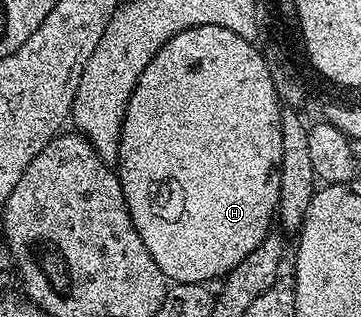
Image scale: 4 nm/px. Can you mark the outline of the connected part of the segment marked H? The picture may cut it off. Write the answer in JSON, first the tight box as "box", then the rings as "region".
{"box":[117,24,283,284],"region":[[[214,24],[195,26],[191,30],[183,30],[175,34],[175,38],[171,38],[171,42],[164,44],[159,54],[155,54],[155,58],[151,58],[147,70],[143,70],[127,106],[117,164],[121,189],[131,218],[135,222],[135,230],[139,230],[139,238],[143,238],[143,246],[151,250],[151,258],[155,258],[159,270],[163,270],[163,274],[170,281],[178,284],[205,284],[210,282],[209,280],[216,281],[218,278],[224,278],[236,264],[243,262],[243,258],[247,258],[247,254],[251,254],[251,250],[255,250],[255,246],[259,246],[259,242],[263,242],[263,238],[271,230],[269,219],[272,221],[277,211],[275,173],[281,162],[283,146],[282,111],[283,105],[277,98],[275,86],[272,85],[271,74],[268,73],[262,49],[254,41],[239,38],[239,34],[231,34],[231,30],[223,26]]]}

